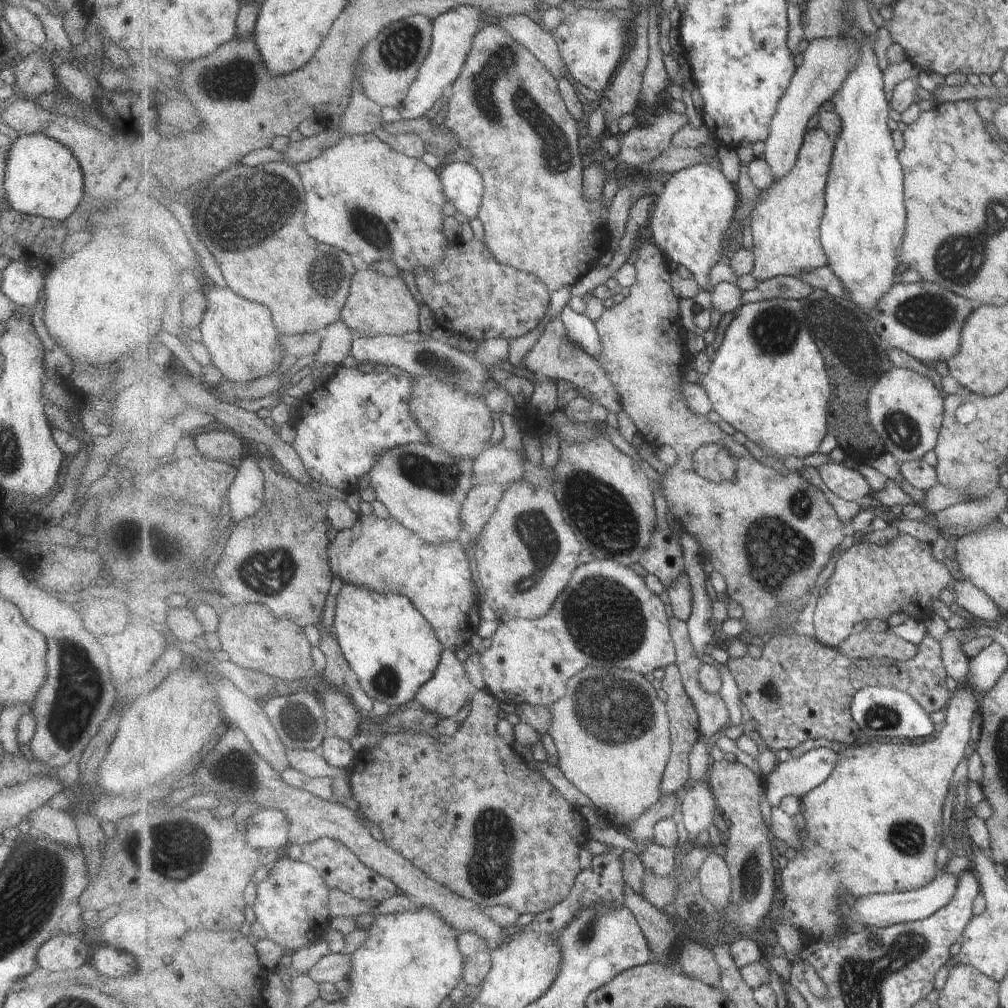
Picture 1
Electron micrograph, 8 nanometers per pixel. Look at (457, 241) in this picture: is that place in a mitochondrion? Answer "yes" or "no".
no

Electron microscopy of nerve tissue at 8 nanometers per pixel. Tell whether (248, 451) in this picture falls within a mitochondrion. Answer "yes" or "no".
no

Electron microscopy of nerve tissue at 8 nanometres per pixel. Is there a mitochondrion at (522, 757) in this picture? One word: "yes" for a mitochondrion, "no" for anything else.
no

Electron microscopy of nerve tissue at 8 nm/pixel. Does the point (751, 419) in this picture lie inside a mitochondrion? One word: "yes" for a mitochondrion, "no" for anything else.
no

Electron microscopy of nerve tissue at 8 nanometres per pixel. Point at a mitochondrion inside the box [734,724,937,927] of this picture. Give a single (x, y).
(906, 836)

